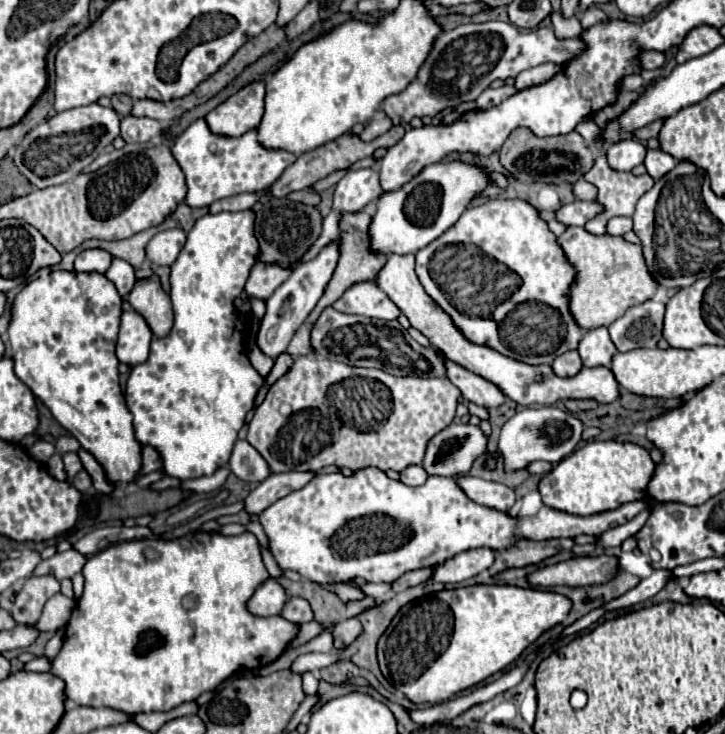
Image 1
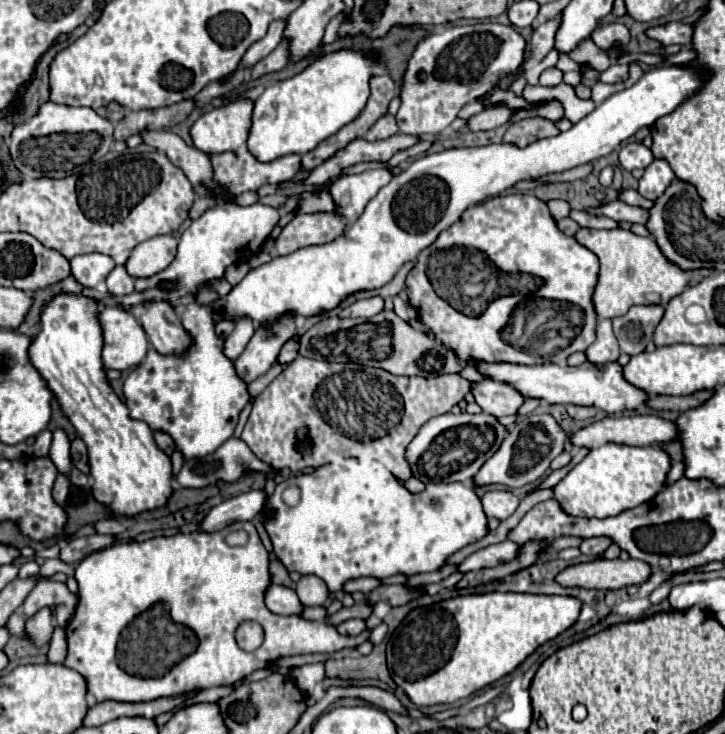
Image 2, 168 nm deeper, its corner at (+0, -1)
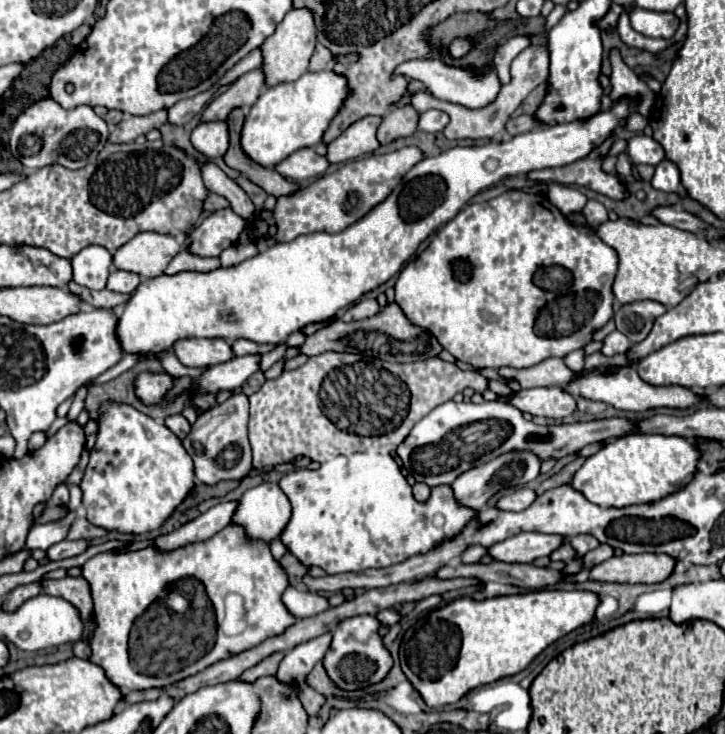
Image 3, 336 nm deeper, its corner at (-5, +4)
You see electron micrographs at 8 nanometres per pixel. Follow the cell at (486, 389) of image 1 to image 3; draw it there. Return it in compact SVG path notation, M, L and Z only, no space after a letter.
M548 387L548 389L522 389L514 393L512 399L502 399L512 403L520 411L528 411L530 415L540 415L548 419L564 419L576 411L574 397L564 391L562 387Z

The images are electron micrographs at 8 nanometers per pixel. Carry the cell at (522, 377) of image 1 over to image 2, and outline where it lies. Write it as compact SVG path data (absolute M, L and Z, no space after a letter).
M477 360L473 366L483 374L497 382L511 384L521 396L525 398L537 398L545 400L549 404L577 404L577 406L595 406L609 414L633 410L639 404L647 400L647 394L639 388L633 388L623 378L621 364L609 362L609 364L581 364L581 366L559 366L559 364L541 364L541 366L523 366L523 364L509 364L509 362L483 362Z

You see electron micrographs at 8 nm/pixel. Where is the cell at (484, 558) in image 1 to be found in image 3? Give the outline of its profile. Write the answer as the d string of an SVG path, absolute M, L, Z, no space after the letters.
M528 531L522 535L514 535L510 539L504 539L488 549L488 553L496 561L506 563L532 563L538 557L546 557L552 551L556 551L562 543L566 543L566 537L562 535L550 535L550 533L536 533Z

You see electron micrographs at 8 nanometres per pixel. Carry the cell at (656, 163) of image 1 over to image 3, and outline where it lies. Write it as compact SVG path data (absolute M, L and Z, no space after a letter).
M664 159L658 167L656 167L656 173L654 173L654 179L652 179L652 185L660 191L666 191L666 193L672 193L672 191L678 191L680 187L680 171L678 167Z

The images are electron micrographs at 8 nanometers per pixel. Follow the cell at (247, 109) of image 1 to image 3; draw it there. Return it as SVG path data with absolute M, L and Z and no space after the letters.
M224 121L218 123L200 123L190 137L194 149L202 153L206 159L222 157L228 149L228 125Z

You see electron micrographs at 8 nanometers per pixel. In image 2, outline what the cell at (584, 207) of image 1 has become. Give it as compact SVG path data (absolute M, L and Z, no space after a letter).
M621 200L605 202L603 206L595 206L587 210L591 216L607 216L617 222L645 222L645 208L629 208L629 204L621 204Z

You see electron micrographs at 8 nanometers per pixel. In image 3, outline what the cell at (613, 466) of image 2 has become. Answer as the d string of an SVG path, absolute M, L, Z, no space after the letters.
M632 433L610 441L602 451L588 457L576 471L572 487L600 507L626 507L654 503L674 491L686 487L696 471L702 451L692 441L678 435L646 435Z

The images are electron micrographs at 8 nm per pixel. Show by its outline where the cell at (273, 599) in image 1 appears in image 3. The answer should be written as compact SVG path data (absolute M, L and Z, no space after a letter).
M292 585L284 591L282 601L284 601L286 609L290 611L290 615L294 615L296 619L314 617L314 615L318 615L318 613L322 613L330 607L328 599L324 595L310 593L310 591L300 591Z

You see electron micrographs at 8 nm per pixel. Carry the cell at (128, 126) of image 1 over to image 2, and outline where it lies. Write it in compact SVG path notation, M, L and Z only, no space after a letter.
M149 130L143 132L141 136L145 144L165 152L169 160L173 160L173 164L177 164L177 168L185 172L185 176L191 180L193 186L209 184L213 188L213 180L209 180L209 176L213 176L213 170L209 158L201 150L187 146L177 134L167 130Z

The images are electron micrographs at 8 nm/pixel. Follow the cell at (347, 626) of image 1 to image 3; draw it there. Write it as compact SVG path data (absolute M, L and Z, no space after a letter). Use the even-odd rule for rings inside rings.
M356 615L352 619L344 619L342 623L338 623L332 635L328 659L324 659L324 669L338 689L344 689L344 691L364 689L372 683L380 683L388 675L394 661L392 661L390 651L384 647L384 641L378 635L378 629L380 629L380 621L374 615ZM348 655L358 655L366 661L354 661L354 665L342 665L342 659Z

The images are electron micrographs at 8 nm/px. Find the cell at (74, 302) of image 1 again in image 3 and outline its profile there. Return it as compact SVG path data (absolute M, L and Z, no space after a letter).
M104 403L96 445L80 481L86 519L106 531L148 533L158 529L194 487L194 463L182 441L162 423L122 403Z

